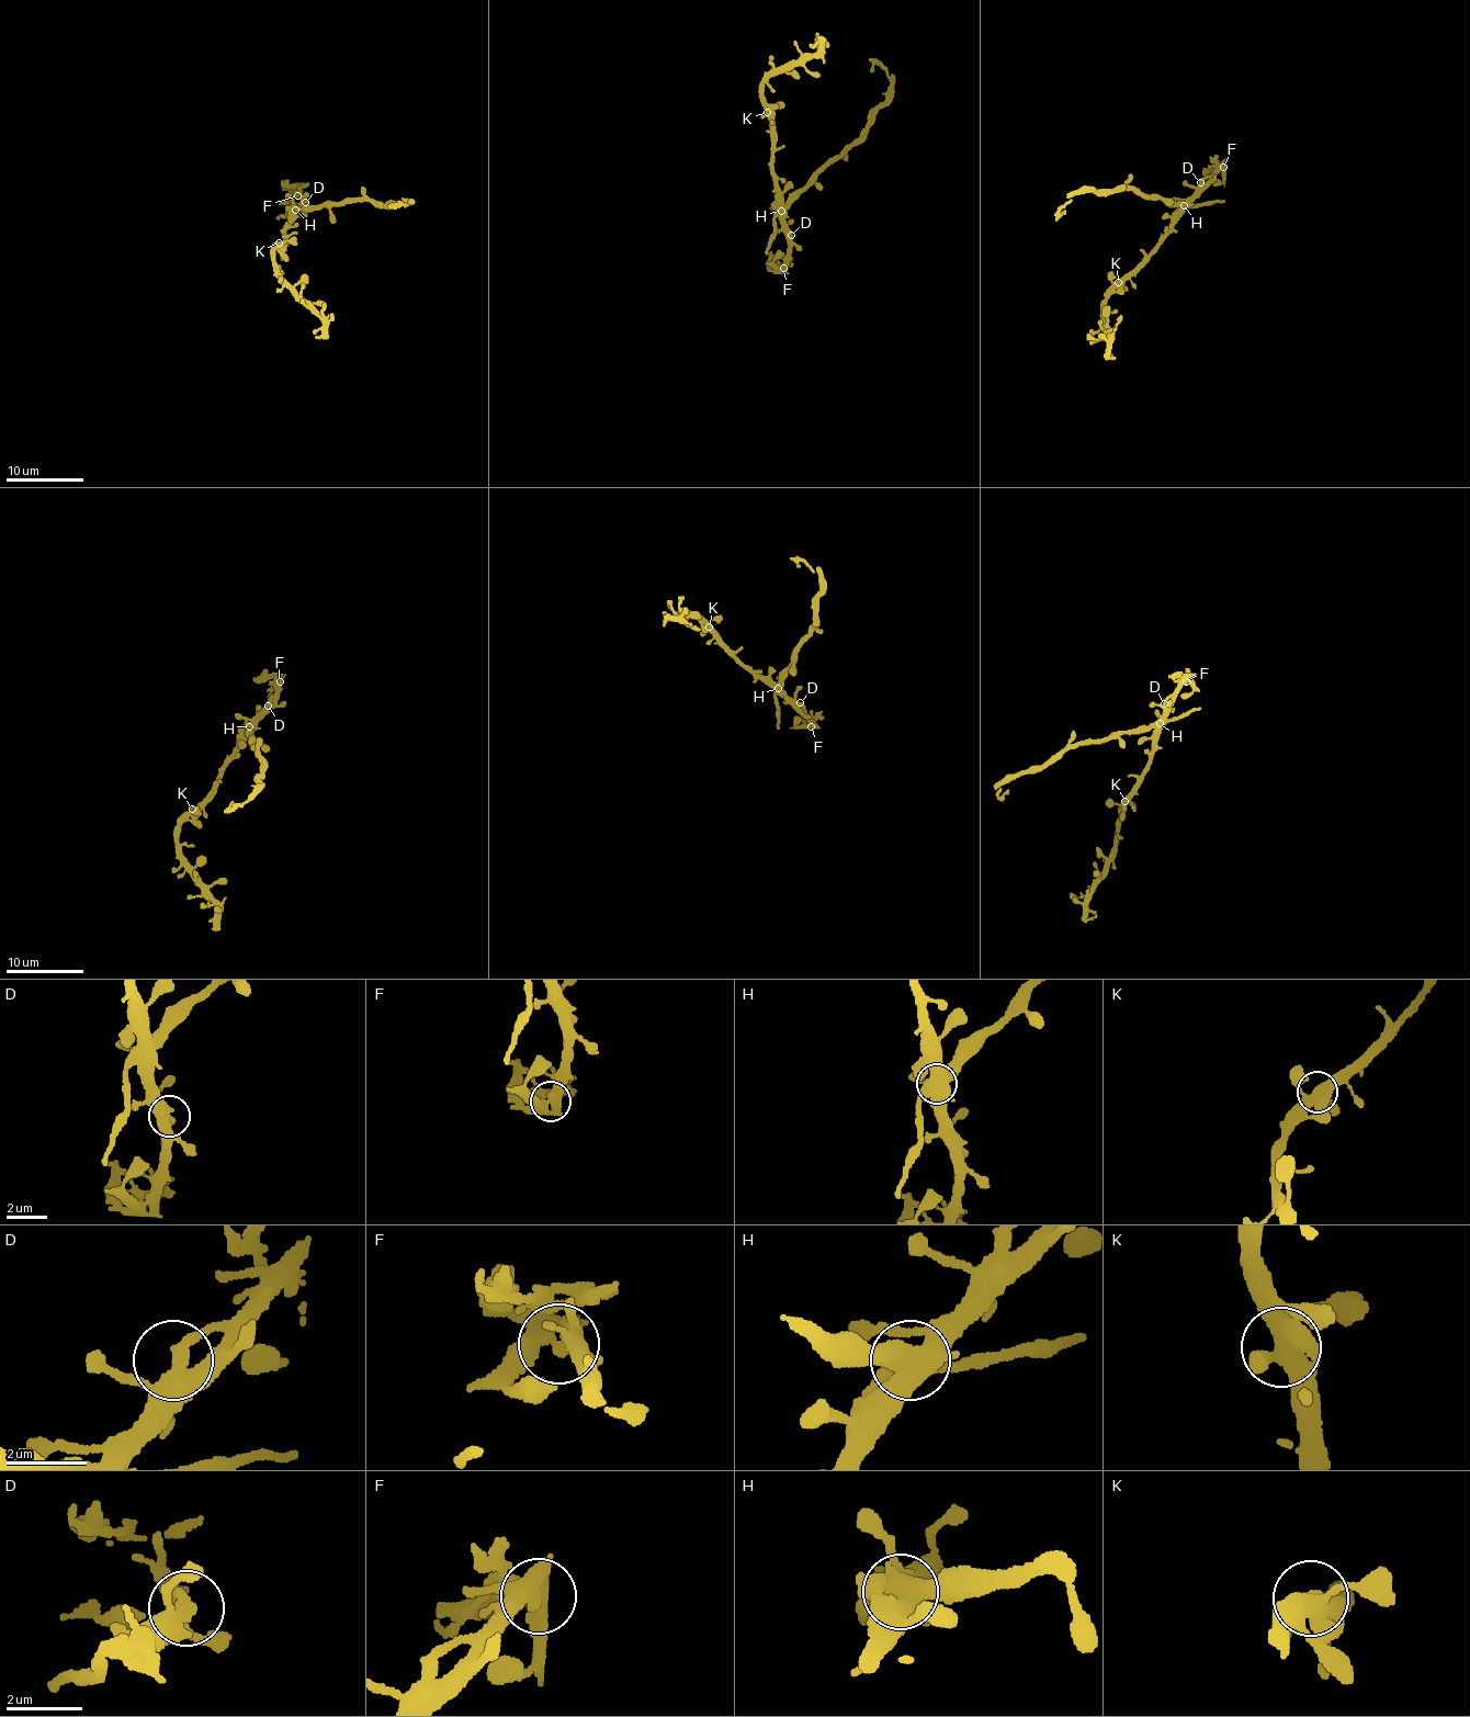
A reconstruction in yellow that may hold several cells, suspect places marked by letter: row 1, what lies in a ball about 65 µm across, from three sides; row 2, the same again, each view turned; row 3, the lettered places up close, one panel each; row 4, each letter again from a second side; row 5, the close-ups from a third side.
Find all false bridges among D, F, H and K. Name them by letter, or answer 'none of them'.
F, H

